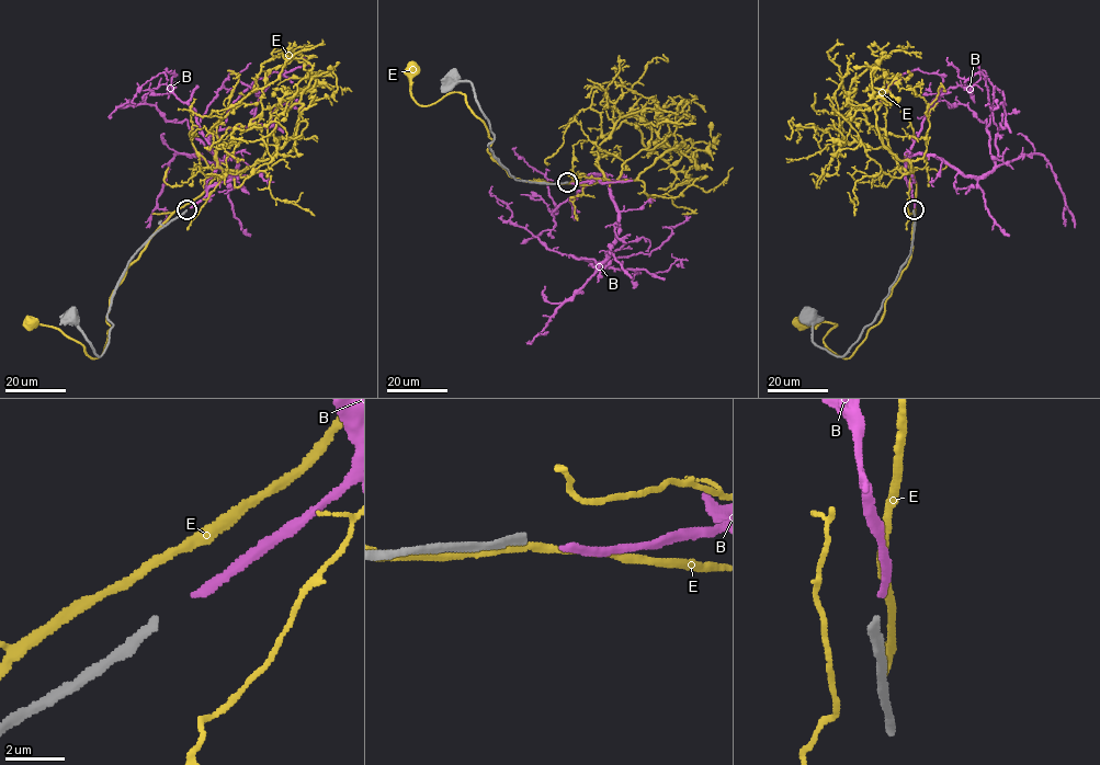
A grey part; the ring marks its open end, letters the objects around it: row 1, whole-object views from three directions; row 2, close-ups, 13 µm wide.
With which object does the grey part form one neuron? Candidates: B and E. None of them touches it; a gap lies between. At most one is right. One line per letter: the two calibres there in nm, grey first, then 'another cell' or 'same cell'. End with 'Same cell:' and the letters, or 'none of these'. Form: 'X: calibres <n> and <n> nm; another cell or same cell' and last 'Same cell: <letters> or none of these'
B: calibres 240 and 240 nm; same cell
E: calibres 240 and 260 nm; another cell
Same cell: B

